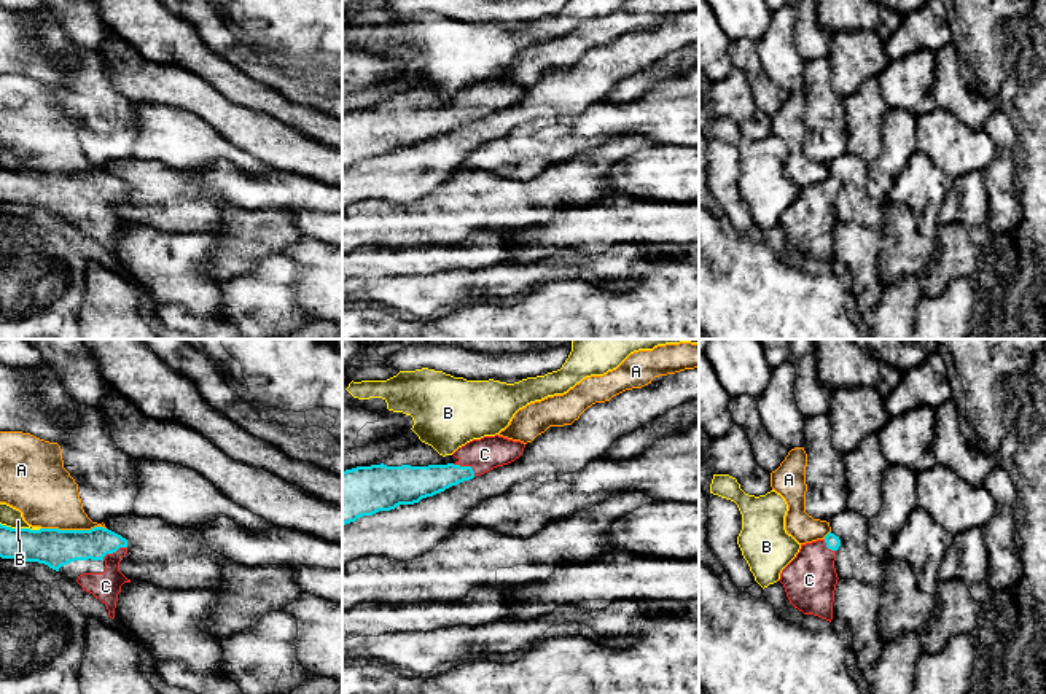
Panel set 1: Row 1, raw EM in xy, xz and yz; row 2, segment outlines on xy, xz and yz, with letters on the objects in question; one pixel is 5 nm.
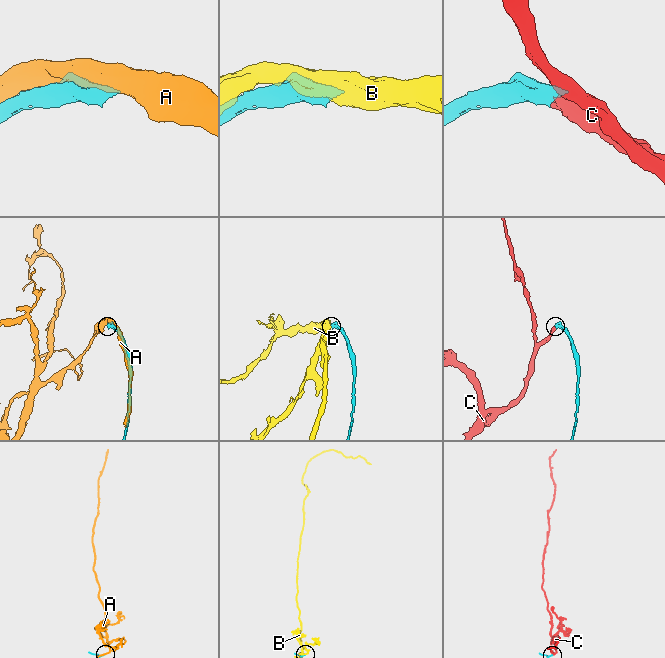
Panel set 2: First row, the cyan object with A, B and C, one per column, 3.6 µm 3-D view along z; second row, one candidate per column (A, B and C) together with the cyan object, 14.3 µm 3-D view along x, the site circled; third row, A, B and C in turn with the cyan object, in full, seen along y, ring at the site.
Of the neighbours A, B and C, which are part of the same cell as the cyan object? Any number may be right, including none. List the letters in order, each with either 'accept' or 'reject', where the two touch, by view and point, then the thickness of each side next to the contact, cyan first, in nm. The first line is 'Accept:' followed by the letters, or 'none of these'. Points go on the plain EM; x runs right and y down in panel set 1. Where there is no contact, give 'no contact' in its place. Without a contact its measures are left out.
Accept: C
A: reject; contact xy (74, 174); calibres 190 and 320 nm
B: reject; contact xy (21, 172); calibres 190 and 100 nm
C: accept; contact xz (465, 110); calibres 160 and 170 nm

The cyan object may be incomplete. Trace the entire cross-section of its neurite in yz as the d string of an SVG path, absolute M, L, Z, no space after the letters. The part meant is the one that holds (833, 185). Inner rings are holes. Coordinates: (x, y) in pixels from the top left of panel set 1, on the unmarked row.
M831 175L823 183L801 188L799 196L782 213L779 223L794 251L829 266L839 223L834 212L839 189L839 180Z

